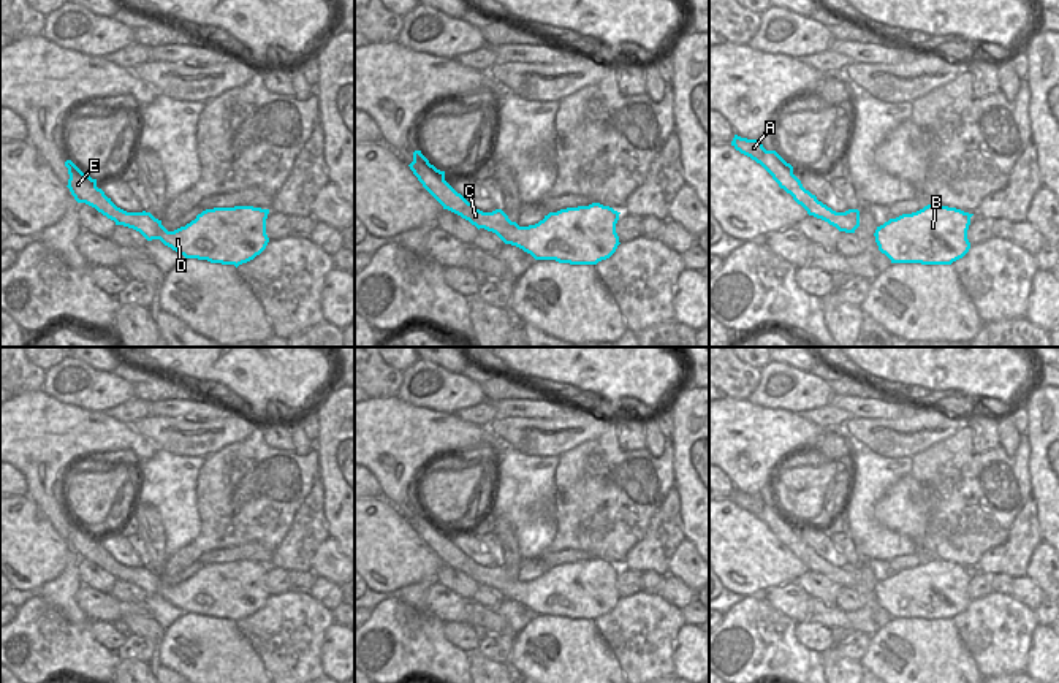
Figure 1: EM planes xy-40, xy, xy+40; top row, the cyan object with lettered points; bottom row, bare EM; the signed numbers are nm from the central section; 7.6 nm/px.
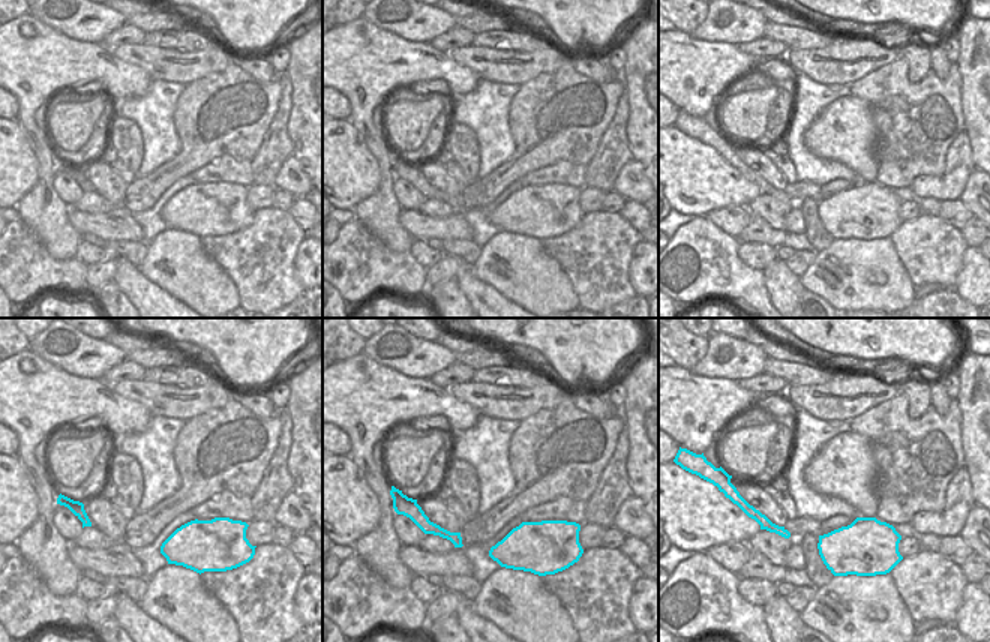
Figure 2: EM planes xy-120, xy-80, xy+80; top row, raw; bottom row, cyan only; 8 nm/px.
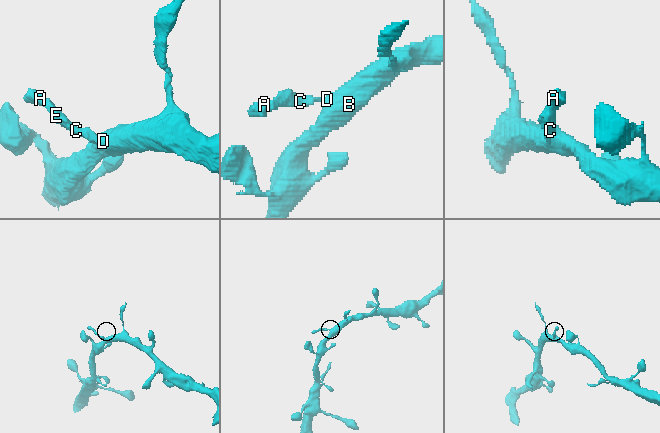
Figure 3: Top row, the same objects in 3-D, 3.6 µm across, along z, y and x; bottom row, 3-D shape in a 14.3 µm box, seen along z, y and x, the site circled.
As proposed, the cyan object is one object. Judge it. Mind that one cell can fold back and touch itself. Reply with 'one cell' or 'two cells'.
one cell

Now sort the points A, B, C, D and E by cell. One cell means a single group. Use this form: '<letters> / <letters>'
A B C D E

